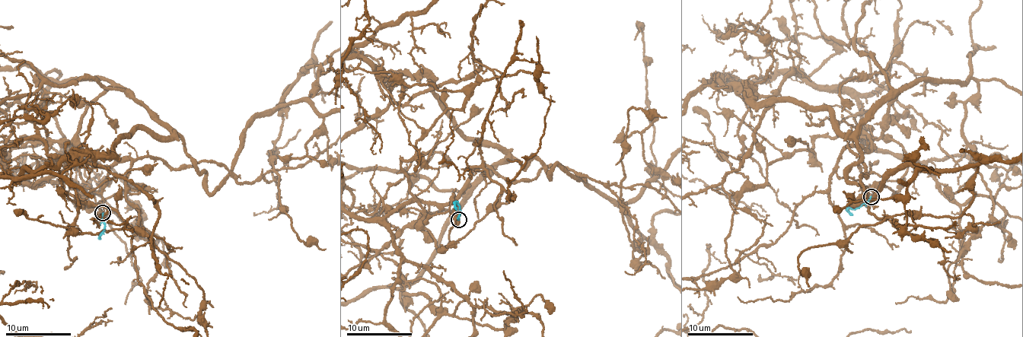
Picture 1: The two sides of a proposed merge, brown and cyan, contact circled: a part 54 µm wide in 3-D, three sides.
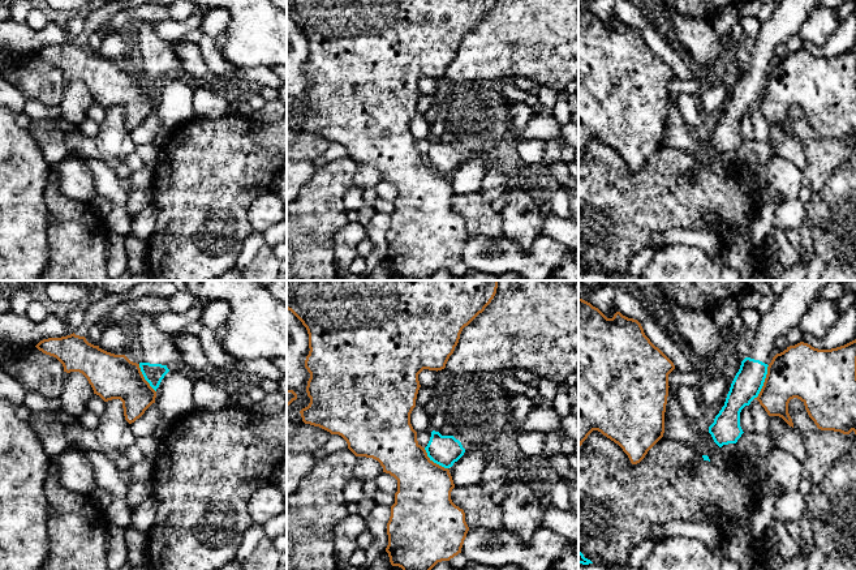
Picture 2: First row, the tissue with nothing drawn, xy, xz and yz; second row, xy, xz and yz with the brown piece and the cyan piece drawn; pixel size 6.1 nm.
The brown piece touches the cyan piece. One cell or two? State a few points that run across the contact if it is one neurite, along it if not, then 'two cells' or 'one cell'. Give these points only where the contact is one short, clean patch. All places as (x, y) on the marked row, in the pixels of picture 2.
line yz (769, 365), (762, 388), (753, 398); two cells

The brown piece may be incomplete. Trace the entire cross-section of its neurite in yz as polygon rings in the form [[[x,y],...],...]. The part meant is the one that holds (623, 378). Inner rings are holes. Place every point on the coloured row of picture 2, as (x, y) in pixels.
[[[578,297],[578,449],[593,430],[618,443],[632,464],[640,463],[663,437],[668,397],[668,374],[674,363],[645,335],[637,320],[616,312],[607,318],[598,308]]]

